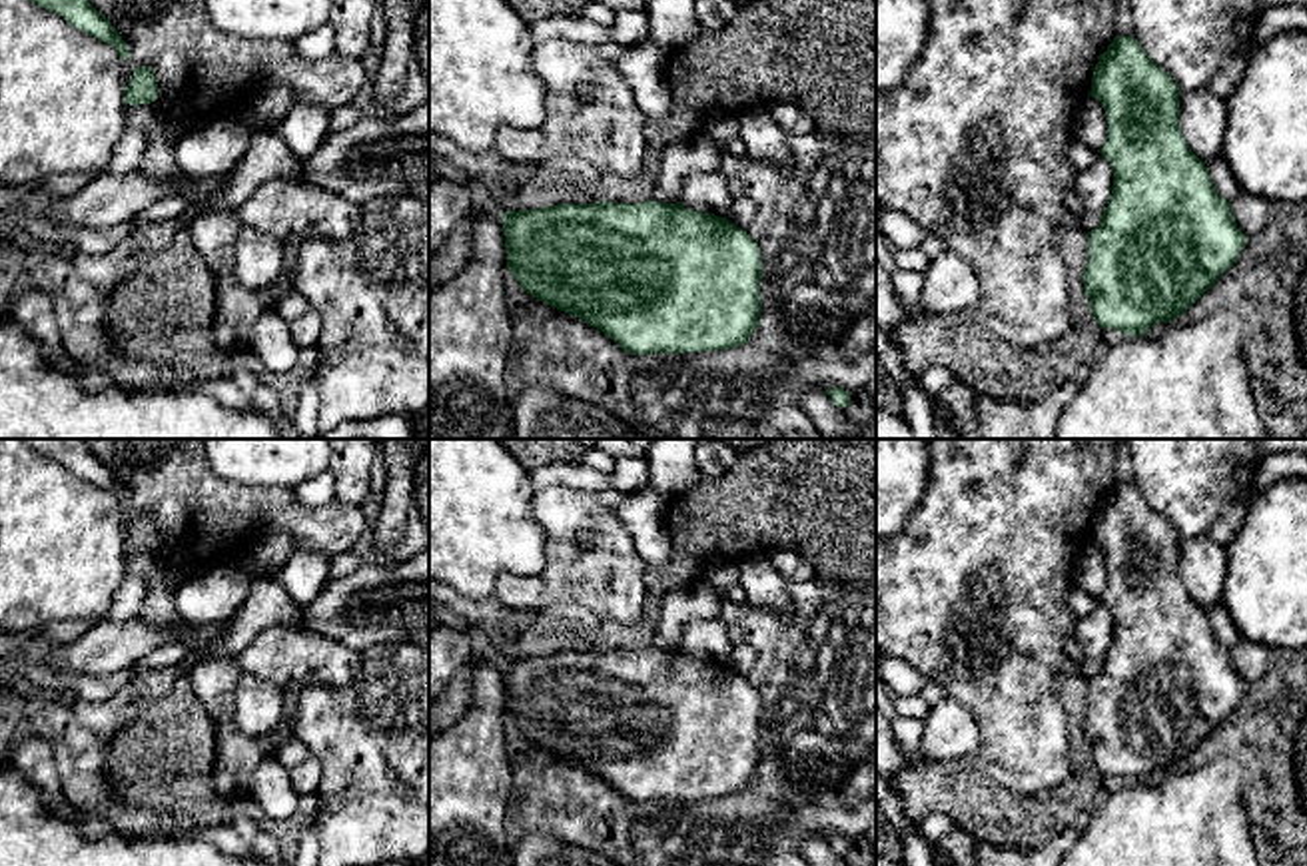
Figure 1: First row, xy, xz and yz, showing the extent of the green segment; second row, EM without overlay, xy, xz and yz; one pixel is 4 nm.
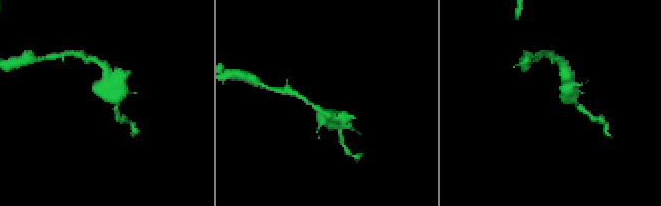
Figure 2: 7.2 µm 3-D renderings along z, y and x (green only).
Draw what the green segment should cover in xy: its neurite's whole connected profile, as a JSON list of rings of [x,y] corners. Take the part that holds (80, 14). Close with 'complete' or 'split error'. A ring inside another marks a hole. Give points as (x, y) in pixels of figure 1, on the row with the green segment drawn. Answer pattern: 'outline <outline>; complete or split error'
outline [[[32,0],[32,2],[40,8],[46,8],[62,16],[74,28],[98,38],[100,42],[114,46],[120,54],[120,60],[130,56],[130,48],[126,46],[118,30],[102,12],[98,12],[90,4],[90,0]]]; complete

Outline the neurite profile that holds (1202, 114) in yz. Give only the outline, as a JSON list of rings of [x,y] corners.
[[[1199,88],[1179,96],[1179,130],[1189,150],[1201,160],[1221,154],[1219,140],[1225,130],[1225,100]]]

